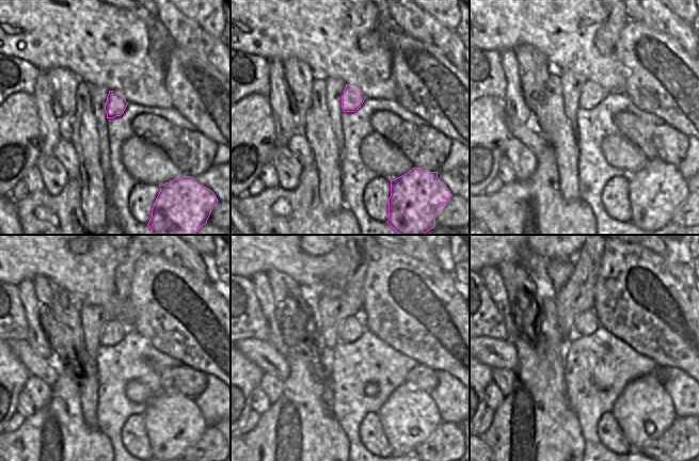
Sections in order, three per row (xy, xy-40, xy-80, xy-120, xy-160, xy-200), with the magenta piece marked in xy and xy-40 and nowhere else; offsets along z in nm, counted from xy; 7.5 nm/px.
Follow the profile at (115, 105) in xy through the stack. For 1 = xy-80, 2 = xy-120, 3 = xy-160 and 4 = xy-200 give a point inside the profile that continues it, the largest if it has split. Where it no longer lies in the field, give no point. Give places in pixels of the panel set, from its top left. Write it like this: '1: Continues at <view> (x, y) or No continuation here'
1: Continues at xy-80 (591, 94)
2: Continues at xy-120 (113, 331)
3: Continues at xy-160 (351, 329)
4: Continues at xy-200 (585, 323).

